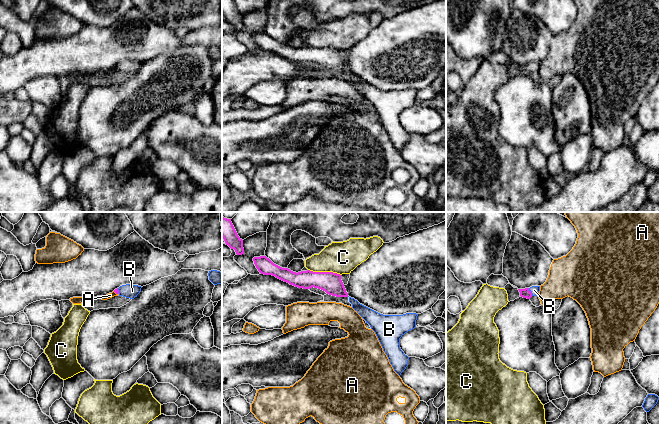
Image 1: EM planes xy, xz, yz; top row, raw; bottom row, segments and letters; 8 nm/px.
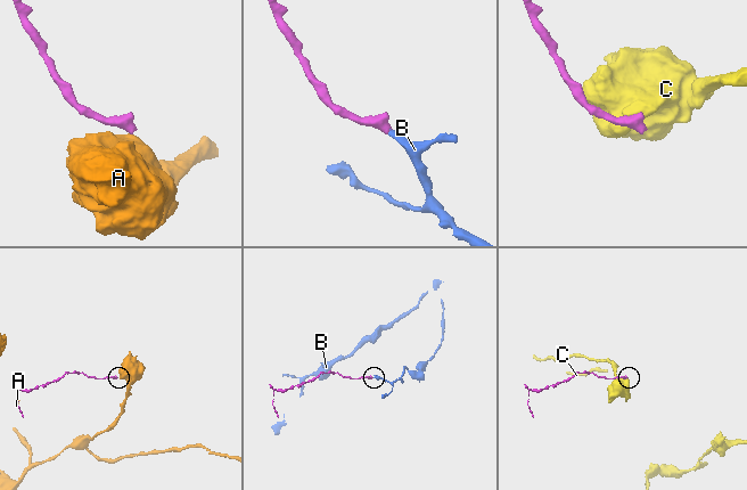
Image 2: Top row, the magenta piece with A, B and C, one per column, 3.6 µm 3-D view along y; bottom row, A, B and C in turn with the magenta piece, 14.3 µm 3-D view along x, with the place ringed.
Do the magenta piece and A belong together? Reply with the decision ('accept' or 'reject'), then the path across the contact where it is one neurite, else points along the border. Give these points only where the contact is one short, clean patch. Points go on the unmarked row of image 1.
reject | along xy (113, 67), (118, 70)

